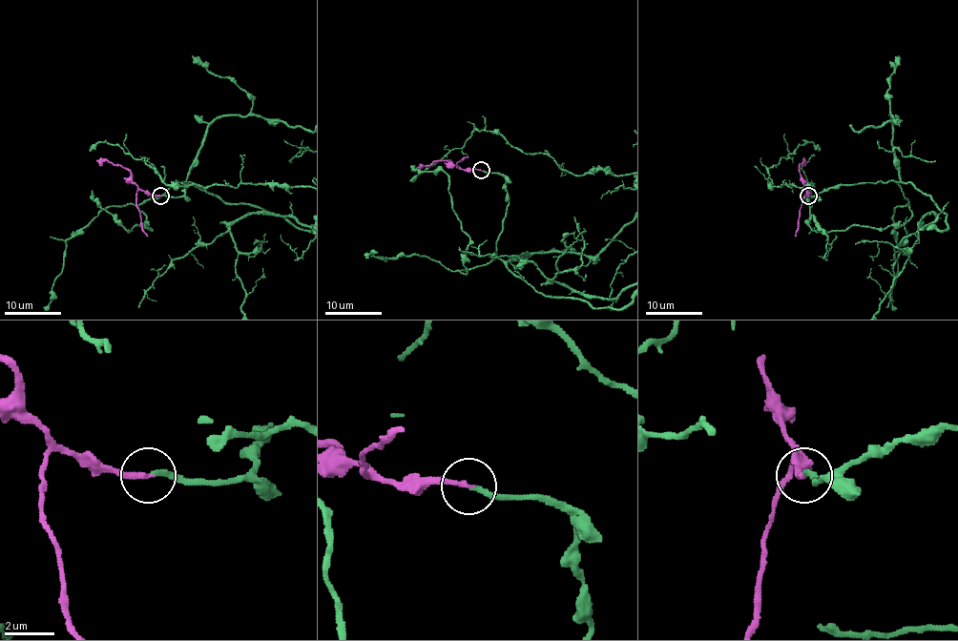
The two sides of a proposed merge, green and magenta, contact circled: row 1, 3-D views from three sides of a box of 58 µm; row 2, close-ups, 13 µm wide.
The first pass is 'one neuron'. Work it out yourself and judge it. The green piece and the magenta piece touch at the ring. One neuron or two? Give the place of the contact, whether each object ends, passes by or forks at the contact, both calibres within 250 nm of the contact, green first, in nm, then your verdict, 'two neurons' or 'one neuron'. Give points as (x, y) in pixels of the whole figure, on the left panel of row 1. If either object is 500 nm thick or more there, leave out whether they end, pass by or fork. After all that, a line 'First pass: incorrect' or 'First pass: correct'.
at (160, 196); green ends there; magenta ends there; 200 nm thick on the green side, 200 nm on the other; one neuron
First pass: correct

